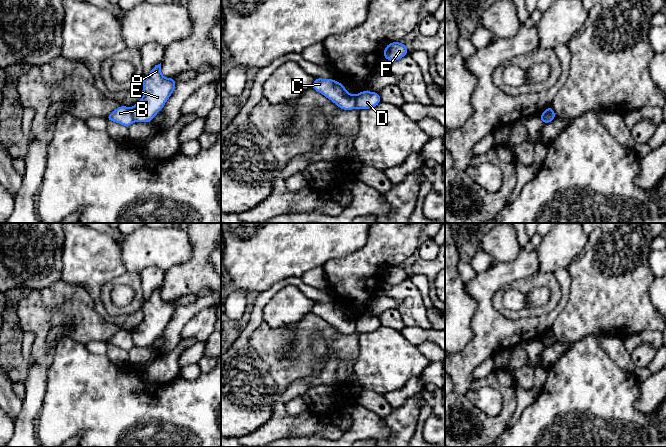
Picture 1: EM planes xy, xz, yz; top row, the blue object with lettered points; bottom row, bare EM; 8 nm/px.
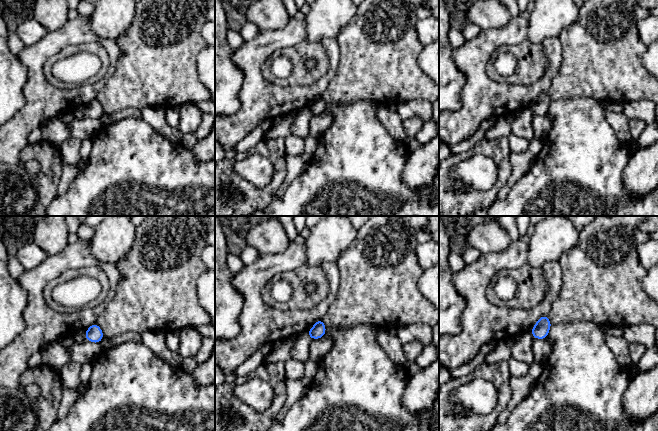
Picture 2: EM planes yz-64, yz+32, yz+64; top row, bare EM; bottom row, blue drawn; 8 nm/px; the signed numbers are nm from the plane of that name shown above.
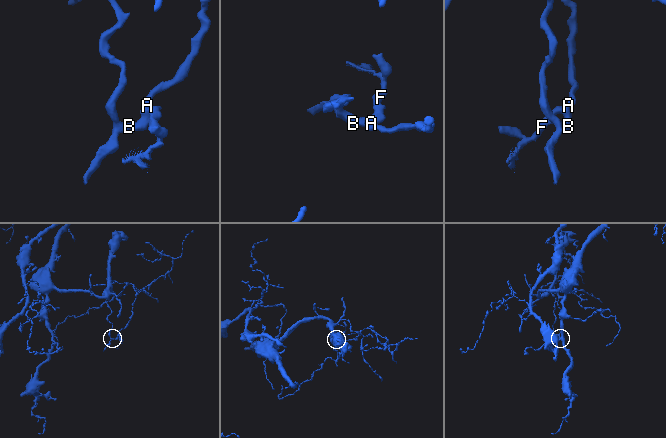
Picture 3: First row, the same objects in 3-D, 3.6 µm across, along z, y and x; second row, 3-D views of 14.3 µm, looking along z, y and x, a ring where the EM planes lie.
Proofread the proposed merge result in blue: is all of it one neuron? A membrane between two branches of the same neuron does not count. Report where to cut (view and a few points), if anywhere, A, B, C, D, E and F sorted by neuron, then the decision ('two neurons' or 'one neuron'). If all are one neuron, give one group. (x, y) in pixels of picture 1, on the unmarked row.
cut in yz along (554, 339), (543, 339), (540, 343); A D E F / B C; two neurons

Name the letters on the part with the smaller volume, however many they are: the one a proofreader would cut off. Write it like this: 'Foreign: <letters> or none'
Foreign: A, D, E, F

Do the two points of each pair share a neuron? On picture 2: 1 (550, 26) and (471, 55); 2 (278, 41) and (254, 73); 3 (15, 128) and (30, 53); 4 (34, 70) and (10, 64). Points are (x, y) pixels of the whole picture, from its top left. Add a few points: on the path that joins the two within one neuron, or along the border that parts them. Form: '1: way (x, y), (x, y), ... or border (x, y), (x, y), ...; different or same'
1: border (527, 20), (528, 38); different
2: way (269, 46), (254, 61), (254, 64); same
3: way (34, 109), (35, 72); same
4: border (16, 56), (26, 69), (26, 84), (23, 91); different

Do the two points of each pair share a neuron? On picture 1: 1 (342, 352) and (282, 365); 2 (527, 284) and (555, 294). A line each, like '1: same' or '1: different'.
1: same
2: same

